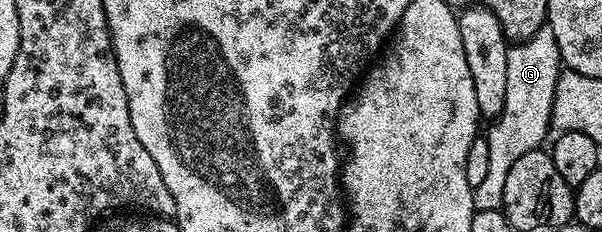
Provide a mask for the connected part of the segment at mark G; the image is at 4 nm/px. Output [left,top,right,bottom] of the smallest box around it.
[474,25,564,211]

